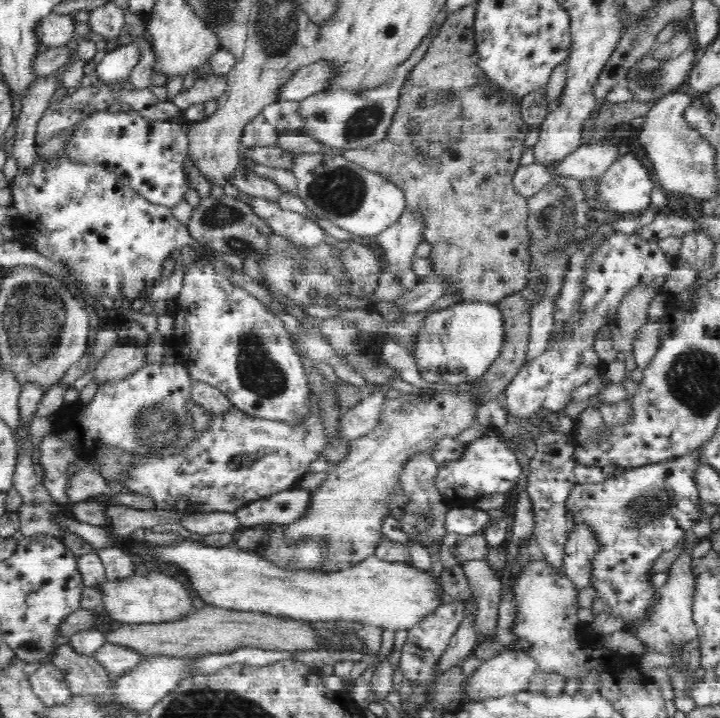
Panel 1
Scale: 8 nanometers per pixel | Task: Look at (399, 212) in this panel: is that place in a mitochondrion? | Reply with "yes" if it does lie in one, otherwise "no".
no

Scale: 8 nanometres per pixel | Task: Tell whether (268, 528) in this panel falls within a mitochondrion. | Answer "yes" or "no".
no

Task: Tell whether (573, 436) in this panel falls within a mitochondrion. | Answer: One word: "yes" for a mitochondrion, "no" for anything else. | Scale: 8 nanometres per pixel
no

